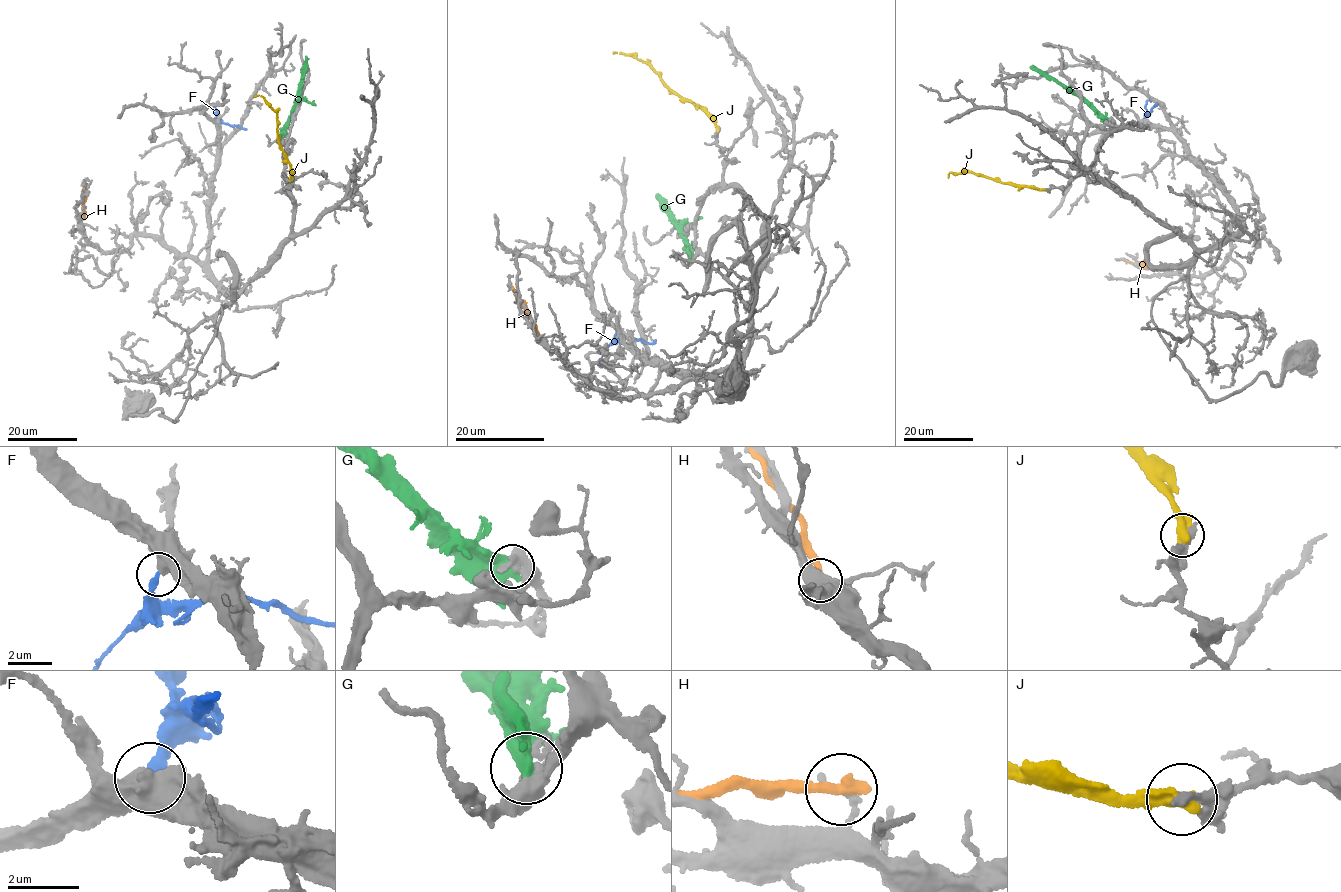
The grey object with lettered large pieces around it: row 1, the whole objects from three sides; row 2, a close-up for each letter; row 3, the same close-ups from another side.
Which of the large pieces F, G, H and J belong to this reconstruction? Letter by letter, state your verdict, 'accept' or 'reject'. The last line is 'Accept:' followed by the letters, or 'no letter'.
F: reject
G: reject
H: reject
J: reject
Accept: no letter

